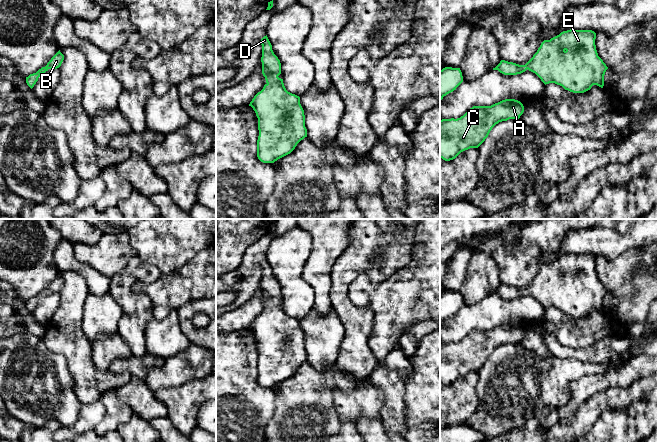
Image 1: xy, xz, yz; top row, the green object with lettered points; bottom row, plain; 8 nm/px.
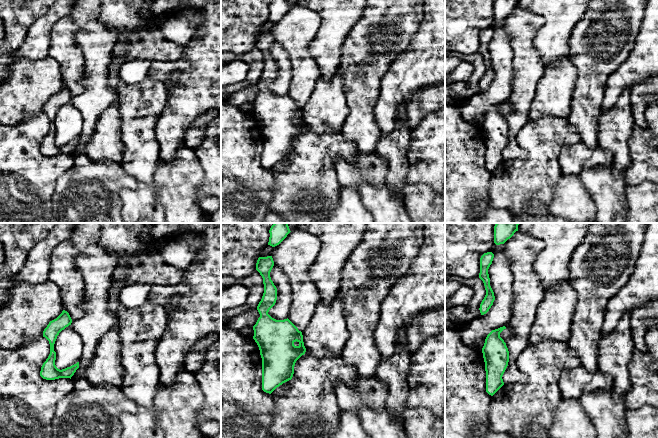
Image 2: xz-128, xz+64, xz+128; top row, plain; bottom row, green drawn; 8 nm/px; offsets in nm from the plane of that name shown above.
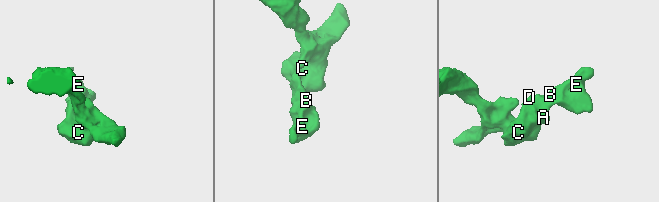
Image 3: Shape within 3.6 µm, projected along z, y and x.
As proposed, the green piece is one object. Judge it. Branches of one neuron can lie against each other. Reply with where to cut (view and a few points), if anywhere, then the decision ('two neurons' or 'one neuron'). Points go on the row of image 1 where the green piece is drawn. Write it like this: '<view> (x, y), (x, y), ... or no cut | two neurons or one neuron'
no cut | one neuron

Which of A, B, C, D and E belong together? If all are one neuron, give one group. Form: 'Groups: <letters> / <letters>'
Groups: A B C D E

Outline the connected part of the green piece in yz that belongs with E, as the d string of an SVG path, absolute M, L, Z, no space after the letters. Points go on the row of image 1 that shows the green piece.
M592 30L563 31L550 40L544 40L525 65L501 60L493 70L498 70L504 75L517 75L528 69L535 73L545 85L555 83L573 93L584 93L593 85L603 88L604 75L608 67L598 56L595 39L596 33Z

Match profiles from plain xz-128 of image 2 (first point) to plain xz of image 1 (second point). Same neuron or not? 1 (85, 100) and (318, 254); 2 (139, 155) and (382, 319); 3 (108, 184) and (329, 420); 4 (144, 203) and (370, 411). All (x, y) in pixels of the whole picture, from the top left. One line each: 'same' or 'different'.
1: same
2: different
3: same
4: same

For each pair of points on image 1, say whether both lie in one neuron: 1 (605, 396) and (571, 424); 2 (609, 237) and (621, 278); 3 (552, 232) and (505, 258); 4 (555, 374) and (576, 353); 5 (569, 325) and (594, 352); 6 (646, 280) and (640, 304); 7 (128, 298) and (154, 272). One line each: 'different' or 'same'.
1: same
2: different
3: same
4: different
5: different
6: same
7: same

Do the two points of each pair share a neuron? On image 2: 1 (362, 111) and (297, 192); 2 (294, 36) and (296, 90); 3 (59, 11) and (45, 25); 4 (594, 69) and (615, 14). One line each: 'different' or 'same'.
1: different
2: same
3: same
4: same

